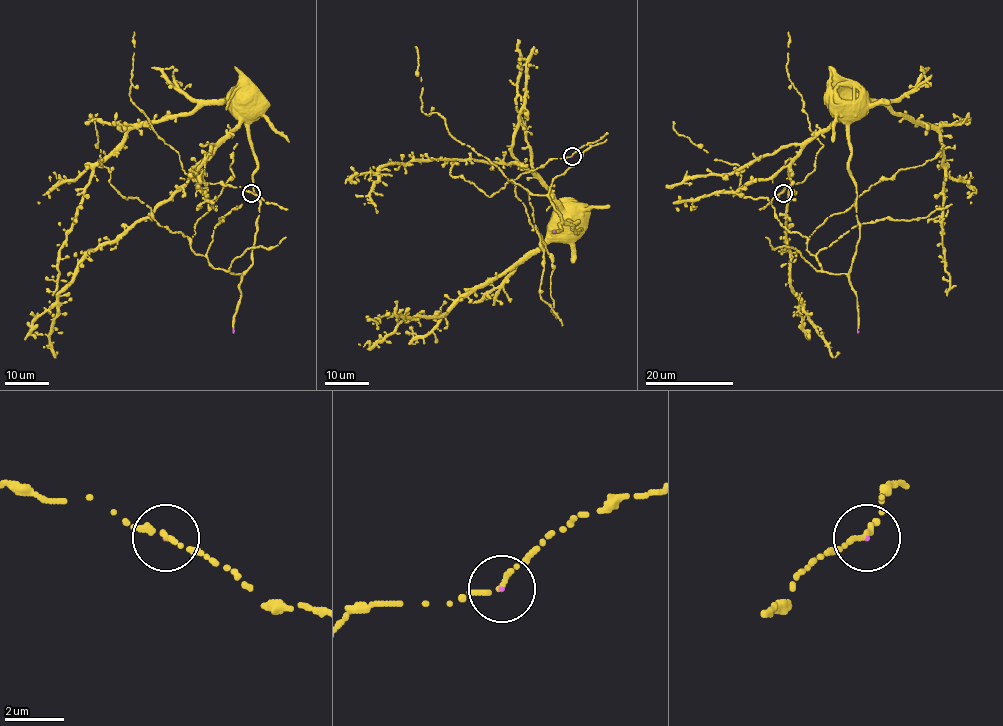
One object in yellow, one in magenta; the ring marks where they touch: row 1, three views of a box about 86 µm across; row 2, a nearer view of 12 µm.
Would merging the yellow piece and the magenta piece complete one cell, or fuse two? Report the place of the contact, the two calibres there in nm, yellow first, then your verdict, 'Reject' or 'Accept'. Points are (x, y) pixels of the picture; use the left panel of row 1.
Place: (251, 193). Thickness 130 nm (yellow) against 50 nm. Accept

